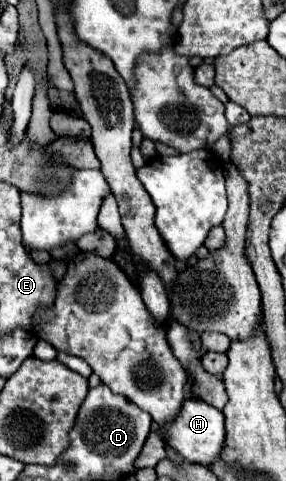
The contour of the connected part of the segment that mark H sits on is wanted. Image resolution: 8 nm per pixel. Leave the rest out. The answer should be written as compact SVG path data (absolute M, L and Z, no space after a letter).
M187 397L183 401L183 407L179 409L175 421L171 421L163 427L157 427L157 431L163 437L163 441L189 463L211 465L219 457L219 451L223 449L223 443L225 443L225 417L213 405L209 405L201 399Z

